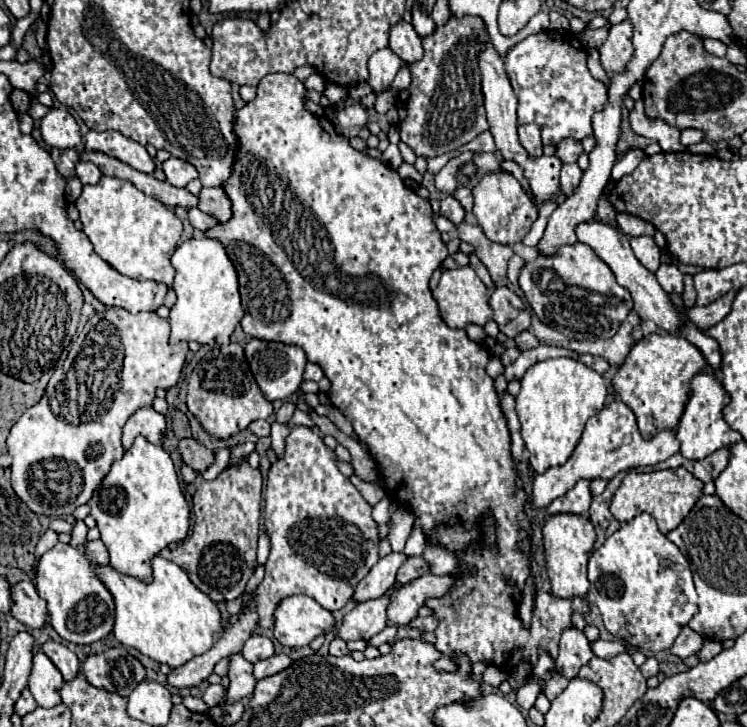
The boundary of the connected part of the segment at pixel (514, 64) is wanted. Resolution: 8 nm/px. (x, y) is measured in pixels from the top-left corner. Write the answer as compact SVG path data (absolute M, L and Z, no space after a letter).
M540 31L540 33L528 35L520 43L516 43L512 49L508 49L504 63L506 63L506 73L510 77L512 89L518 99L518 125L536 123L542 131L544 145L558 145L566 137L582 141L584 137L592 135L592 123L590 123L592 113L596 113L604 107L606 85L596 81L590 75L590 71L586 67L586 49L572 33Z

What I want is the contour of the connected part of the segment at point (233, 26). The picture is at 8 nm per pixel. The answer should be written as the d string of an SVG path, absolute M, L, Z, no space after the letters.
M228 17L214 25L212 31L212 63L210 71L216 77L224 77L236 85L258 85L260 83L260 29L256 23Z

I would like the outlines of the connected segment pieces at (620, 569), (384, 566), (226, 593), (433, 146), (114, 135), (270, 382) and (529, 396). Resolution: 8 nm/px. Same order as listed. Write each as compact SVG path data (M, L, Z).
M648 513L622 523L588 561L588 597L600 609L606 629L624 643L642 651L670 649L678 633L698 609L688 559L658 531Z
M390 553L386 557L382 557L372 569L370 573L356 585L352 599L356 603L364 603L370 599L378 599L386 593L386 589L392 585L398 567L406 561L404 553Z
M248 457L240 463L228 465L216 479L208 481L202 475L196 477L196 493L192 497L192 511L194 511L194 527L192 533L174 549L162 549L160 557L176 563L182 567L190 581L206 593L214 603L226 603L242 597L248 579L254 573L257 563L258 521L260 521L260 487L262 487L262 473L260 469L250 467Z
M450 17L450 21L438 27L432 37L422 39L424 57L416 65L408 67L414 79L410 89L404 93L406 99L398 97L397 101L396 98L400 120L397 126L400 139L416 155L430 159L450 153L488 129L484 97L480 93L480 73L476 73L476 45L472 45L472 37L476 37L476 33L484 33L484 37L488 37L480 17Z
M88 131L86 149L102 151L110 157L116 157L118 161L128 163L130 167L134 167L136 171L146 173L146 175L152 175L156 171L156 161L148 155L148 151L140 143L124 137L118 131L104 131L104 133Z
M252 337L244 347L244 355L246 355L246 361L250 363L250 369L256 377L260 391L268 401L276 401L276 399L284 401L300 389L300 383L304 381L304 367L308 361L306 353L300 347L286 345L286 343L268 343Z
M572 357L546 359L532 365L522 377L522 389L516 395L516 413L522 423L522 439L530 453L530 465L536 473L564 465L580 441L584 425L600 413L606 399L602 375Z

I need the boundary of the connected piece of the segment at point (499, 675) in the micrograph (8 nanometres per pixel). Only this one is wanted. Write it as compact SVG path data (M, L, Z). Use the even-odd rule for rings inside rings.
M488 665L486 671L482 673L482 683L486 685L492 685L492 687L498 687L502 681L506 679L506 673L494 665Z

